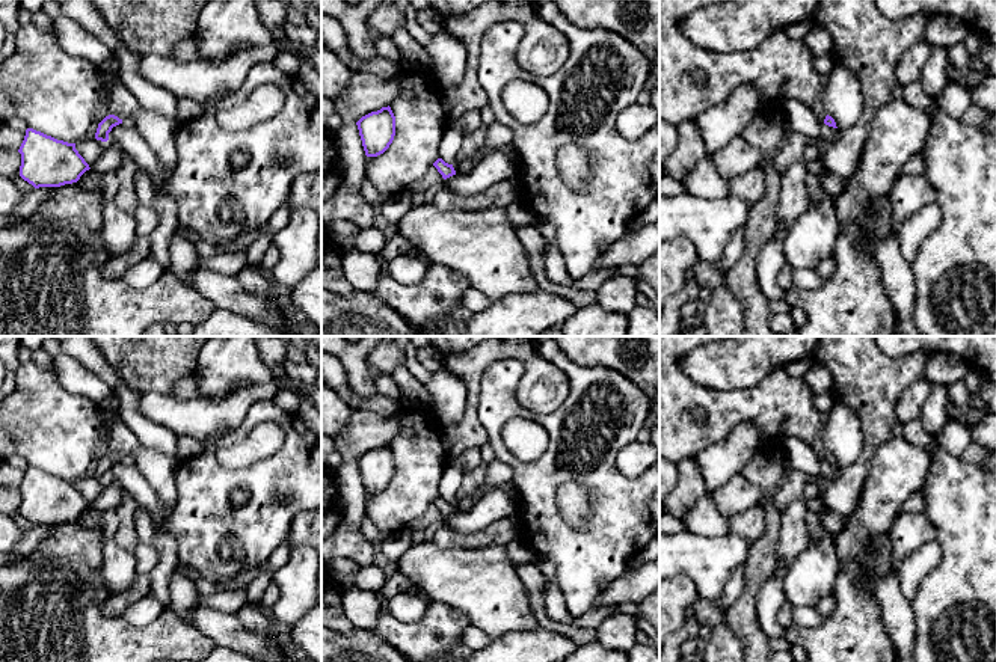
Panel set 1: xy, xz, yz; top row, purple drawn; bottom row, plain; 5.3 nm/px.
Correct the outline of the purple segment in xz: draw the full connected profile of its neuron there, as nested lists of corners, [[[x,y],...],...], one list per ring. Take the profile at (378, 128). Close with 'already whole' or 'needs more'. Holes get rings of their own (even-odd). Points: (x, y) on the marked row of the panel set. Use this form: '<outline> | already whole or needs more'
[[[389,106],[362,116],[356,125],[367,157],[383,154],[394,140],[395,116]]] | already whole

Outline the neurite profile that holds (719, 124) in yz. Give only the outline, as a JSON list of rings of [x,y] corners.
[[[742,86],[721,104],[702,112],[696,122],[706,143],[706,154],[712,155],[756,118],[761,118],[764,100],[753,86]]]

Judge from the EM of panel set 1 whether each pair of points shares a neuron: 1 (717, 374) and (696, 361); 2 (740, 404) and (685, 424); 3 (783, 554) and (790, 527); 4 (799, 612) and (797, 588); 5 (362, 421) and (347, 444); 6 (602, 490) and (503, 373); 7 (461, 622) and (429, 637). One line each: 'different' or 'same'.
1: same
2: same
3: same
4: different
5: same
6: same
7: same

